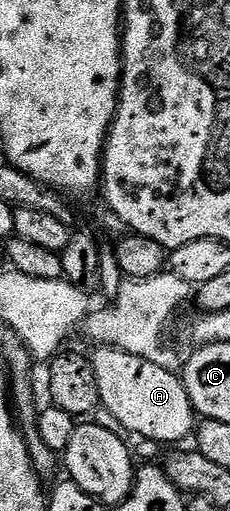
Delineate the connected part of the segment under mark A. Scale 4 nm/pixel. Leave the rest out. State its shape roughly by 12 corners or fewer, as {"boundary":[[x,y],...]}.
{"boundary":[[111,346],[101,408],[135,438],[179,443],[196,414],[178,373]]}

